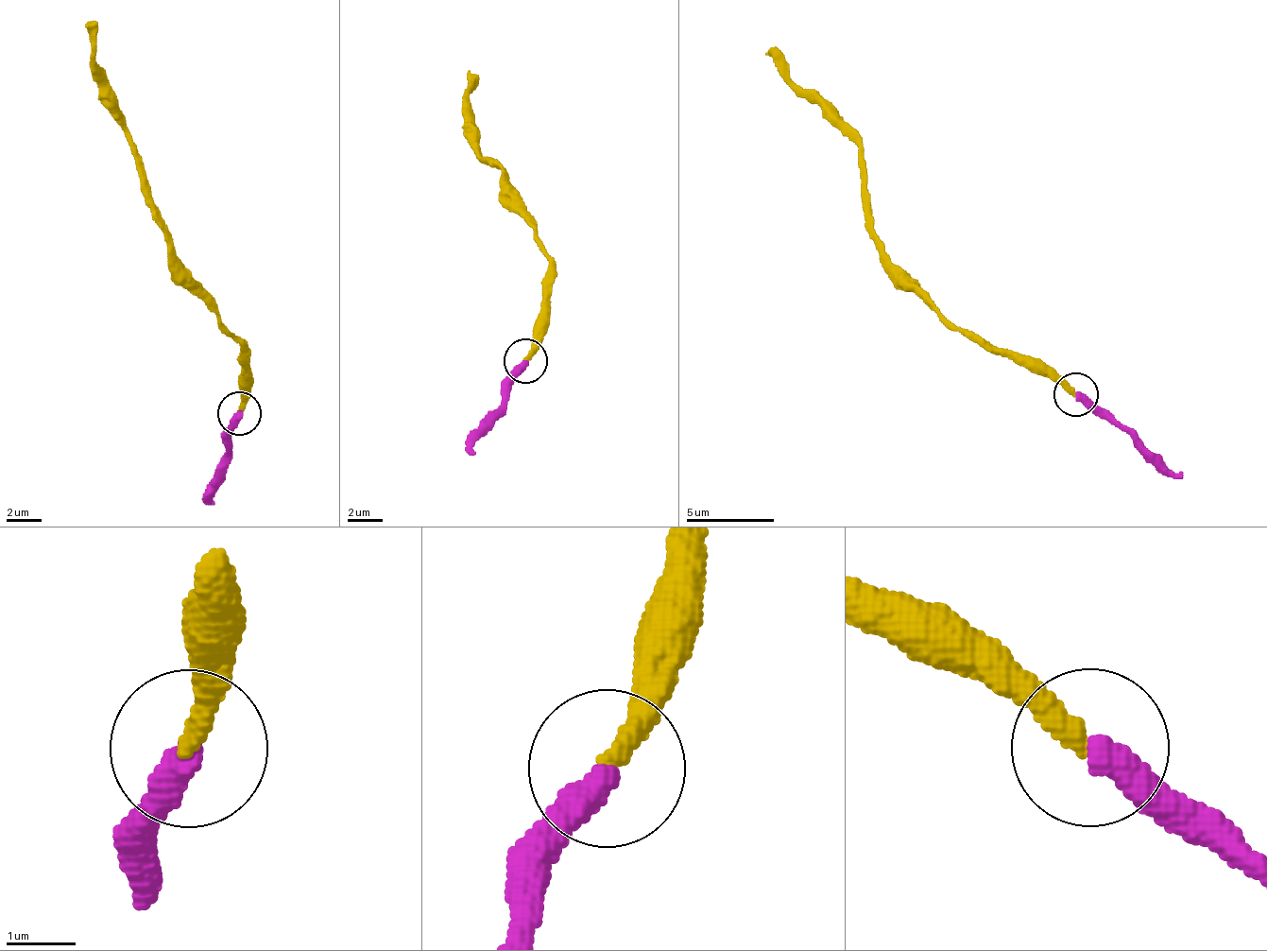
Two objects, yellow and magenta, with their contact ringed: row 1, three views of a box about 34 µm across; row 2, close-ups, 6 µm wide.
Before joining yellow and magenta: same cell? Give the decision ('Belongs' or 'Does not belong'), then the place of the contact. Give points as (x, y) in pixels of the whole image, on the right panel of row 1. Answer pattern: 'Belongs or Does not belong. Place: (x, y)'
Belongs. Place: (1076, 394)

